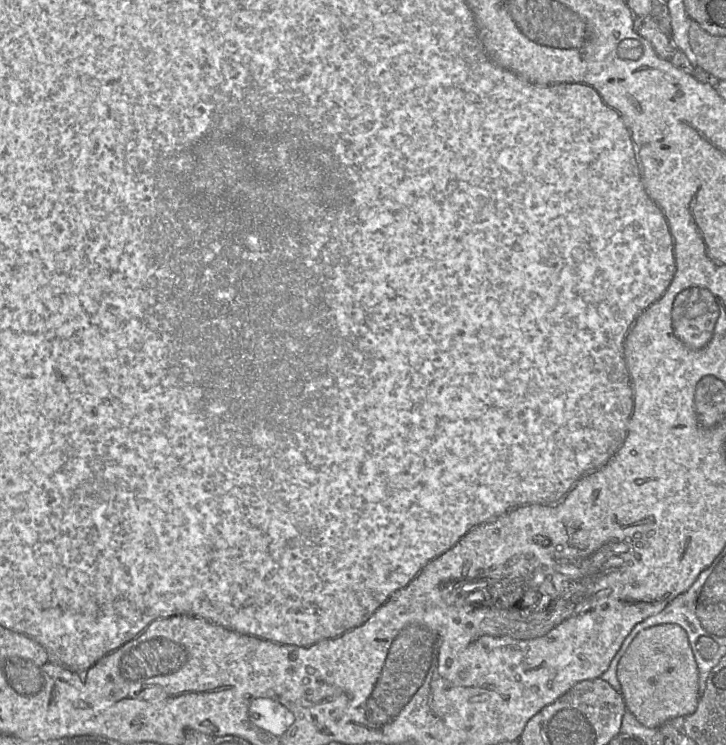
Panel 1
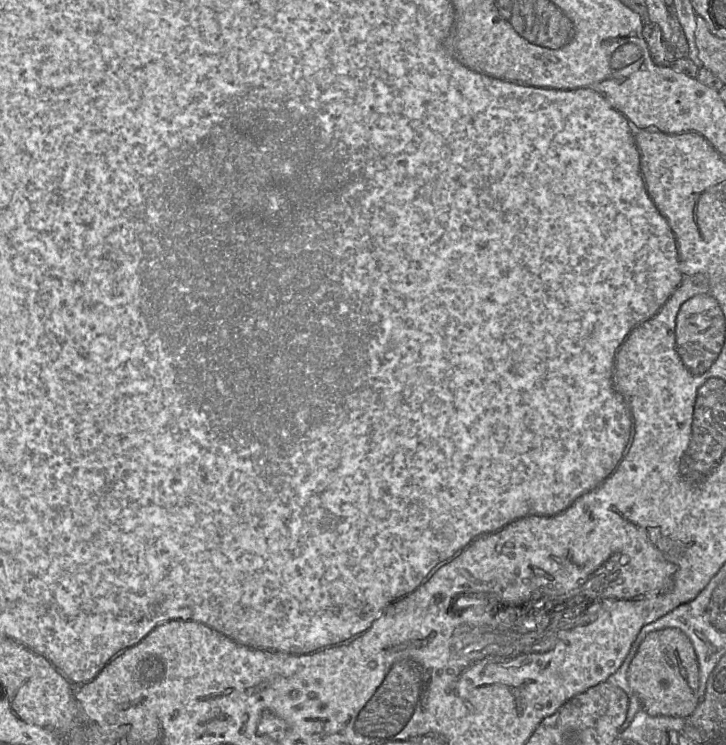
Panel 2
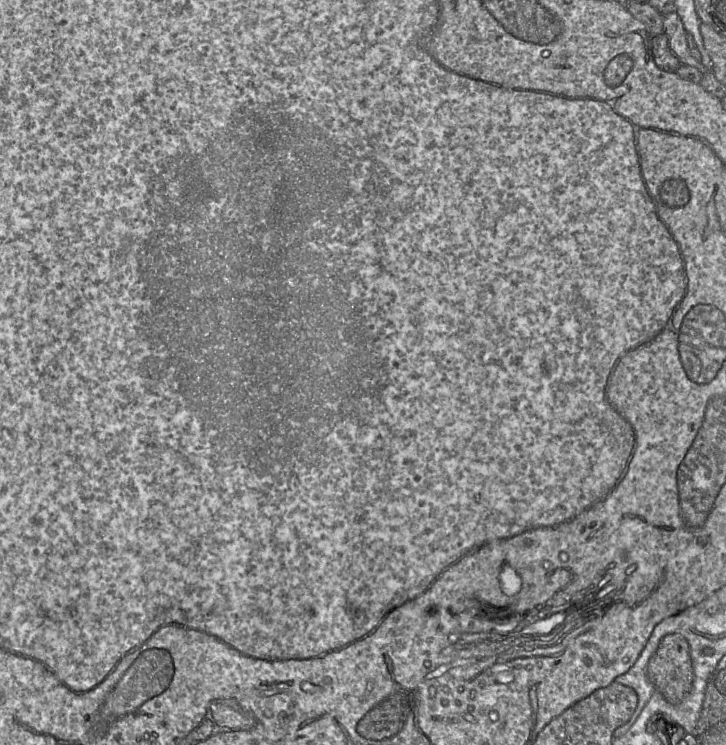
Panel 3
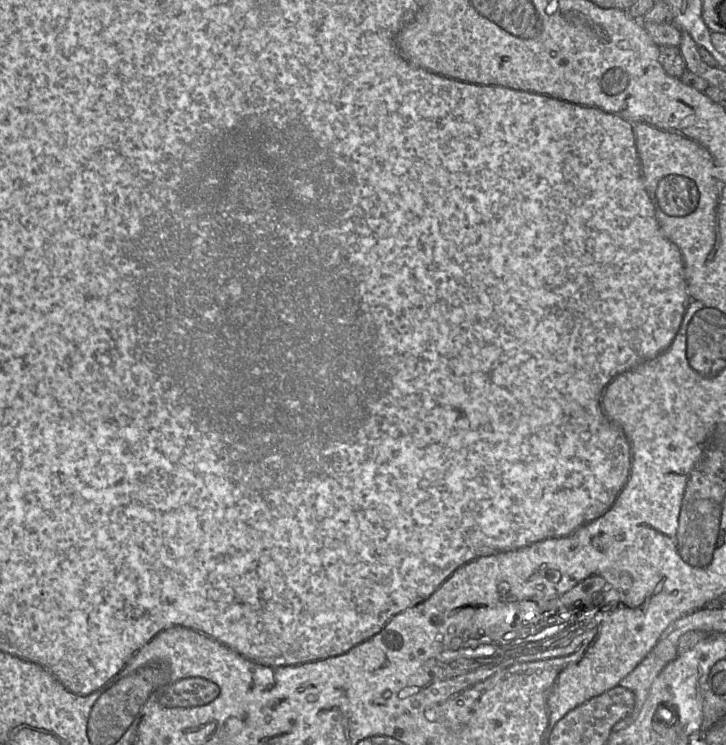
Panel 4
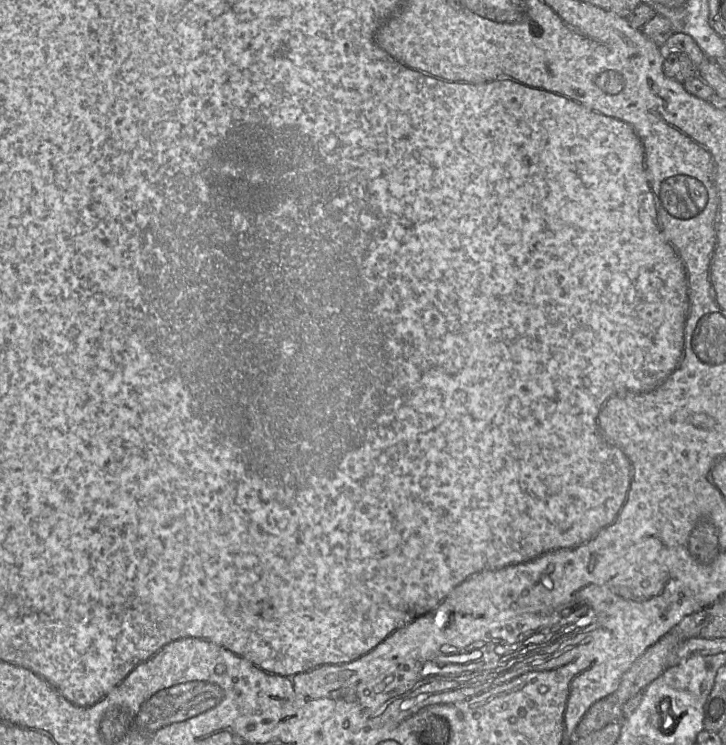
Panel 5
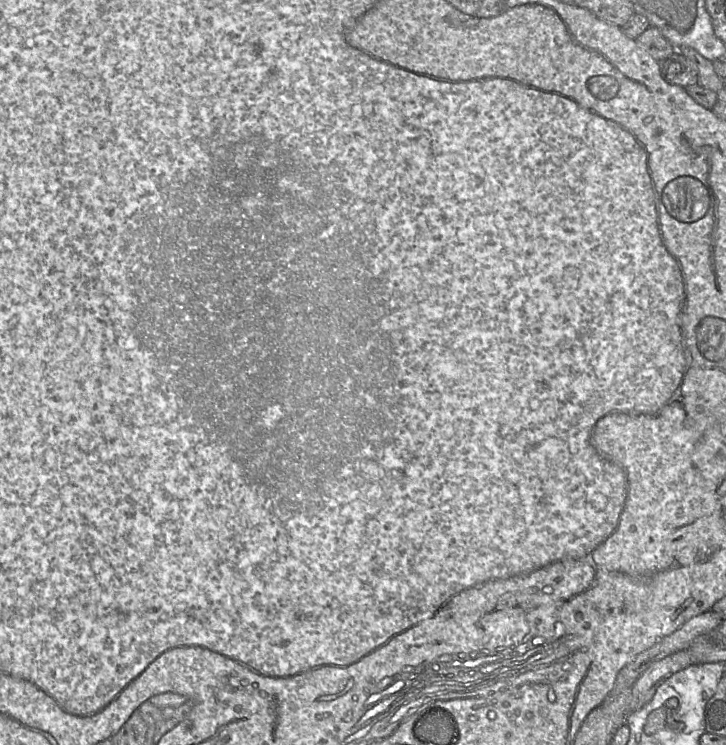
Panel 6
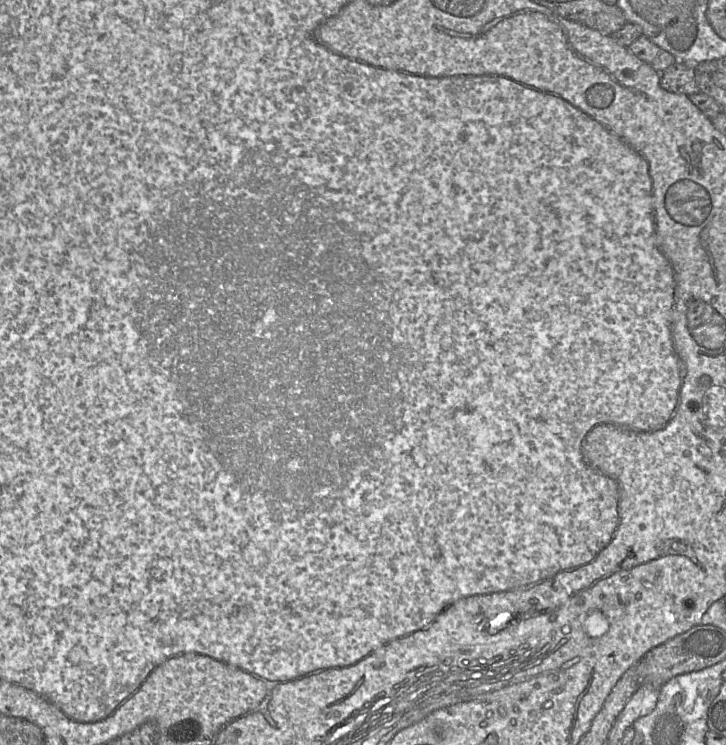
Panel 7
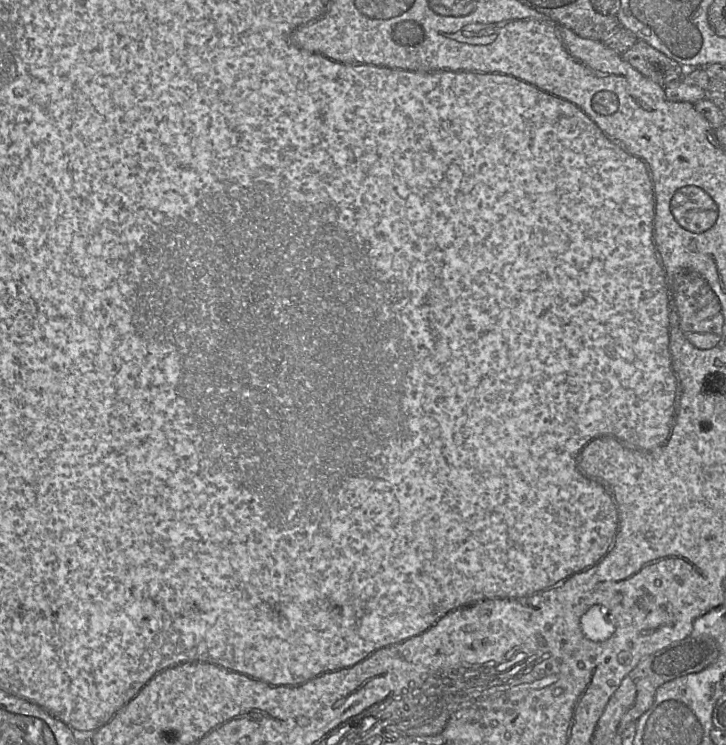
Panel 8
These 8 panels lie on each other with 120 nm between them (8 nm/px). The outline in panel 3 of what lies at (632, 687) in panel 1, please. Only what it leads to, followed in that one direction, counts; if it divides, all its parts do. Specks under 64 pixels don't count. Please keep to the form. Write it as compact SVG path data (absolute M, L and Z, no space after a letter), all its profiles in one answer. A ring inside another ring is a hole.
M680 634L662 638L647 665L647 676L664 698L678 705L689 694L694 678L690 648Z

